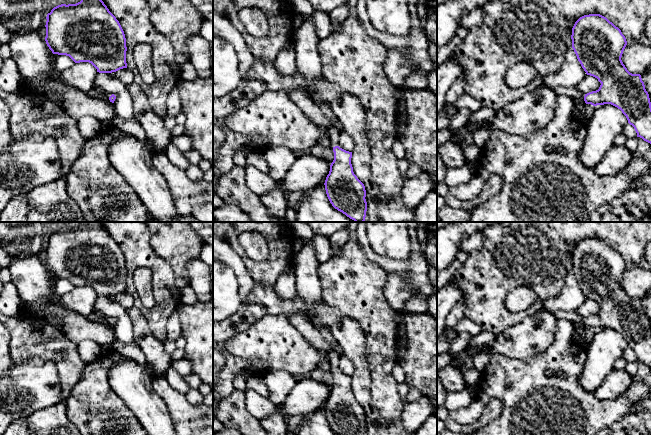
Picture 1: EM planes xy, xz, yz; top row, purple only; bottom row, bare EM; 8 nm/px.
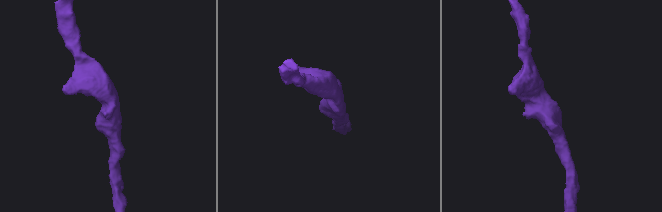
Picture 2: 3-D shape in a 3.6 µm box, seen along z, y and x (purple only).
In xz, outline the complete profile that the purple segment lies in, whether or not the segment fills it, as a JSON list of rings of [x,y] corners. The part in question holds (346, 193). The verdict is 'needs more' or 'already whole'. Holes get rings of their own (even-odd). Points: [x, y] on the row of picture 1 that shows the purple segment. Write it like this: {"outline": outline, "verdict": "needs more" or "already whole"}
{"outline": [[[331,126],[328,134],[333,147],[334,160],[325,180],[325,190],[332,206],[355,222],[364,222],[367,211],[364,184],[353,172],[352,152],[338,146],[341,128]]], "verdict": "needs more"}

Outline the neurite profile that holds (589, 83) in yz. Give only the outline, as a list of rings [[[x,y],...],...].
[[[587,75],[577,86],[576,89],[582,93],[587,94],[592,91],[596,91],[599,89],[601,83],[597,78]]]

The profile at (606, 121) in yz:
[[[597,105],[591,109],[585,142],[578,153],[578,159],[584,166],[595,169],[603,159],[614,140],[628,124],[620,109],[611,105]]]

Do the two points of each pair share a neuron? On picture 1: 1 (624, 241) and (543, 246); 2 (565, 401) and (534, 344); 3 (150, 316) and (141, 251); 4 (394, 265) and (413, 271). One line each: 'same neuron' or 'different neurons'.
1: same neuron
2: different neurons
3: same neuron
4: same neuron

